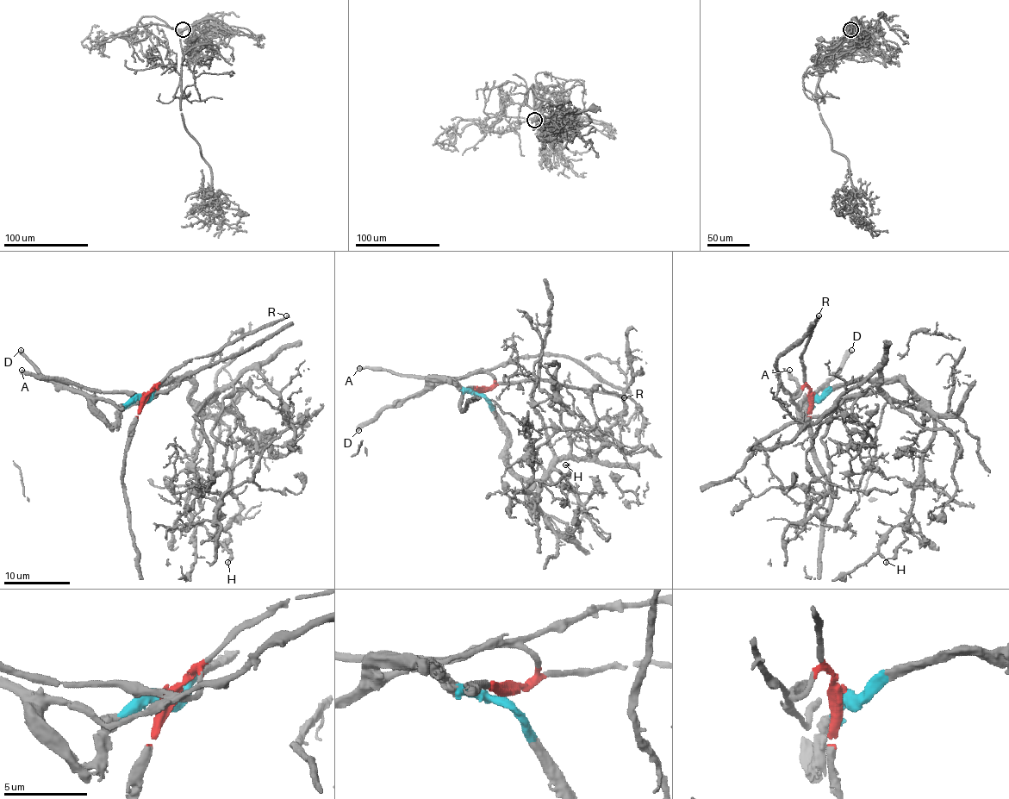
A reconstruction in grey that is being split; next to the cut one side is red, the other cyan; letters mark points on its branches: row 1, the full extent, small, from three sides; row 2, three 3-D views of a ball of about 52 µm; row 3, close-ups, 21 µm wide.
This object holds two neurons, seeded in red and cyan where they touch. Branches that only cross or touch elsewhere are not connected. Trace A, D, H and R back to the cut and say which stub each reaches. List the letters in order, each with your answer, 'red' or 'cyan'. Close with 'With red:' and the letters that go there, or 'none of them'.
A: red
D: cyan
H: cyan
R: red
With red: A, R

